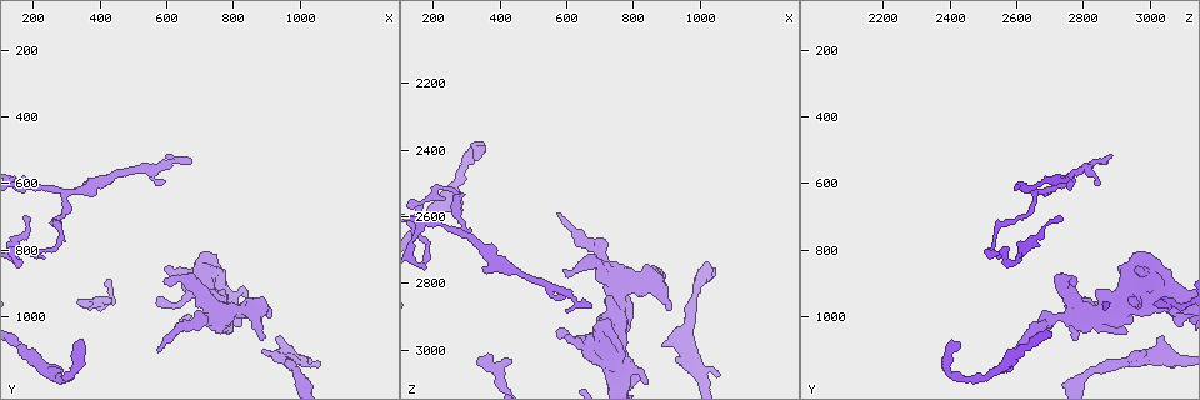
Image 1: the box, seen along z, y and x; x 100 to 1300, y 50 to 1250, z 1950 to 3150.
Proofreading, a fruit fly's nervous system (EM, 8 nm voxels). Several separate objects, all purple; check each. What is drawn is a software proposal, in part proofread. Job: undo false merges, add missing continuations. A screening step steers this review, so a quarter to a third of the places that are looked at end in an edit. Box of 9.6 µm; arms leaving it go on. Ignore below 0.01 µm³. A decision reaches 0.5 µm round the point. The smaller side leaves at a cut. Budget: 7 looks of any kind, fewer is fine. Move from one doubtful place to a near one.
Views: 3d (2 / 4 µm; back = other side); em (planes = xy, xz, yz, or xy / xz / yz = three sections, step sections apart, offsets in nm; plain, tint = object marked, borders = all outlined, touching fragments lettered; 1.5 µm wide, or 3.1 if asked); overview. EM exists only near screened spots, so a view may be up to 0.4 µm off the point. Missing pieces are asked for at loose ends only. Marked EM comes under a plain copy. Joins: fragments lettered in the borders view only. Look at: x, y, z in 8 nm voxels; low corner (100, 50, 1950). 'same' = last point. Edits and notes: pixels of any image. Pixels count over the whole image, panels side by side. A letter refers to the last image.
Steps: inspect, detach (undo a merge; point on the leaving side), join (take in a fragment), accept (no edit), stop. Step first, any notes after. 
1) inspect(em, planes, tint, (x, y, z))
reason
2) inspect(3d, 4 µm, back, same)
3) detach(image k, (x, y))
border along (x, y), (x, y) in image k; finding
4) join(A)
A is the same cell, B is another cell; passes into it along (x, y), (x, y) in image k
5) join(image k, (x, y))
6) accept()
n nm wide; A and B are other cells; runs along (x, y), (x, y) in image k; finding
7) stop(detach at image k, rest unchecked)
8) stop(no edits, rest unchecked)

inspect(3d, 4 µm, (350, 1070, 2420))
free end

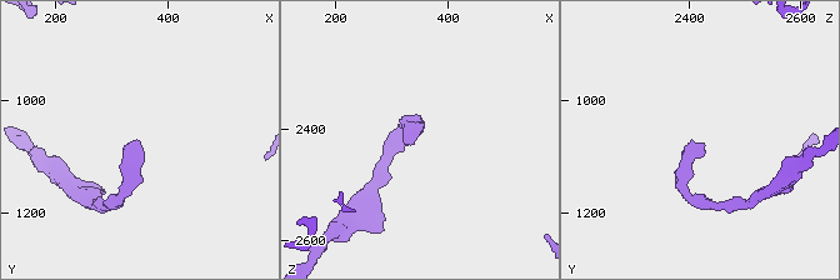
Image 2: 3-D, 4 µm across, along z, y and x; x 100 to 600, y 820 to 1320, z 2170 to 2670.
inspect(em, planes, borders, (340, 1080, 2420))
shape alone is not enough

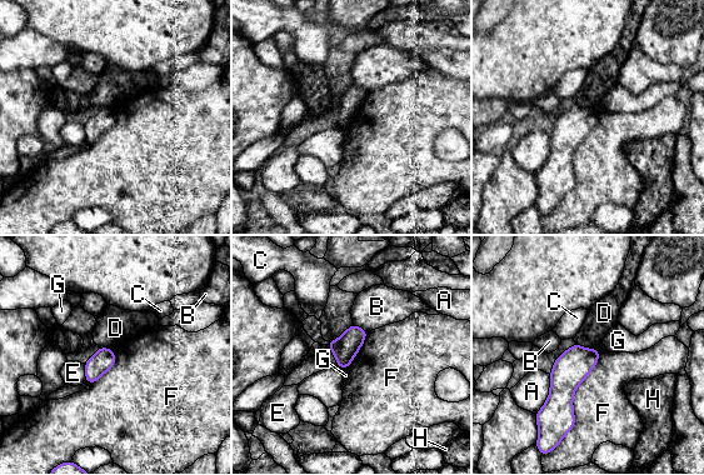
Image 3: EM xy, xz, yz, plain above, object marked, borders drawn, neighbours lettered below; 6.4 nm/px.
accept()
F touches over 600 nm; A, B, C, D, E, F, G and H are other cells; border along (600, 350), (563, 438) in image 3; none of them fits

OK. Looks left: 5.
inspect(em, planes, tint, (880, 1100, 2990))
an open end

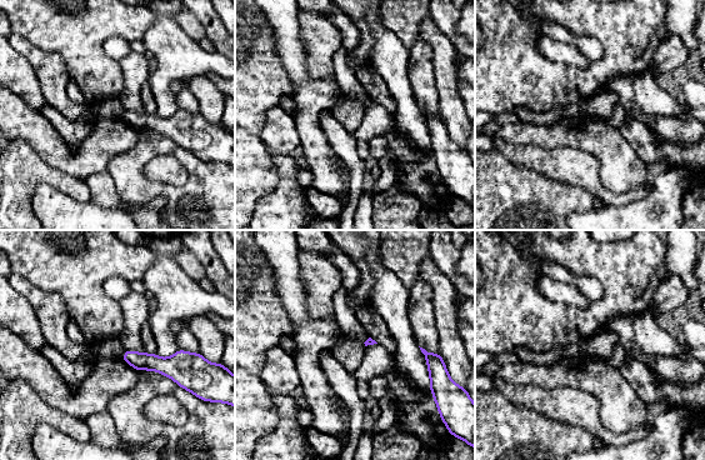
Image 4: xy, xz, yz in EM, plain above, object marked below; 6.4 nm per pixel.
inspect(em, planes, borders, same)

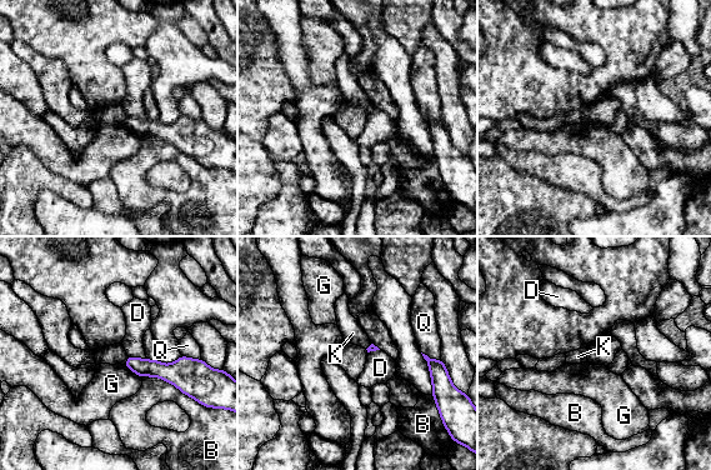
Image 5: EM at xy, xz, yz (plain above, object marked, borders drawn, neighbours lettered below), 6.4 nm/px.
accept()
B, D, G, K and Q are other cells; border along (124, 364), (141, 378) in image 5; no lettered fragment goes on from it

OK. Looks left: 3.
inspect(em, planes, borders, (390, 610, 2730))
sudden change in width

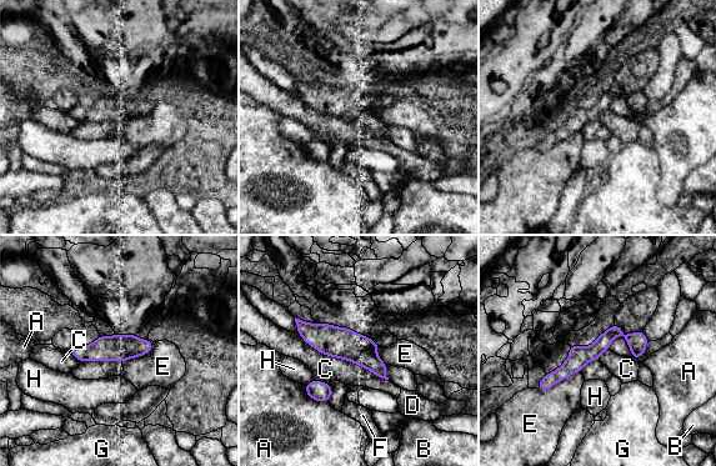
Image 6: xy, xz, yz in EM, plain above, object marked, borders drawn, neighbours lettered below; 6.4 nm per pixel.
accept()
160 nm wide; A, B, C, D, E, F, G and H are other cells; runs along (644, 340), (612, 332), (541, 386) in image 6; all the same neuron

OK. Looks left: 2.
stop(no edits, rest unchecked)

